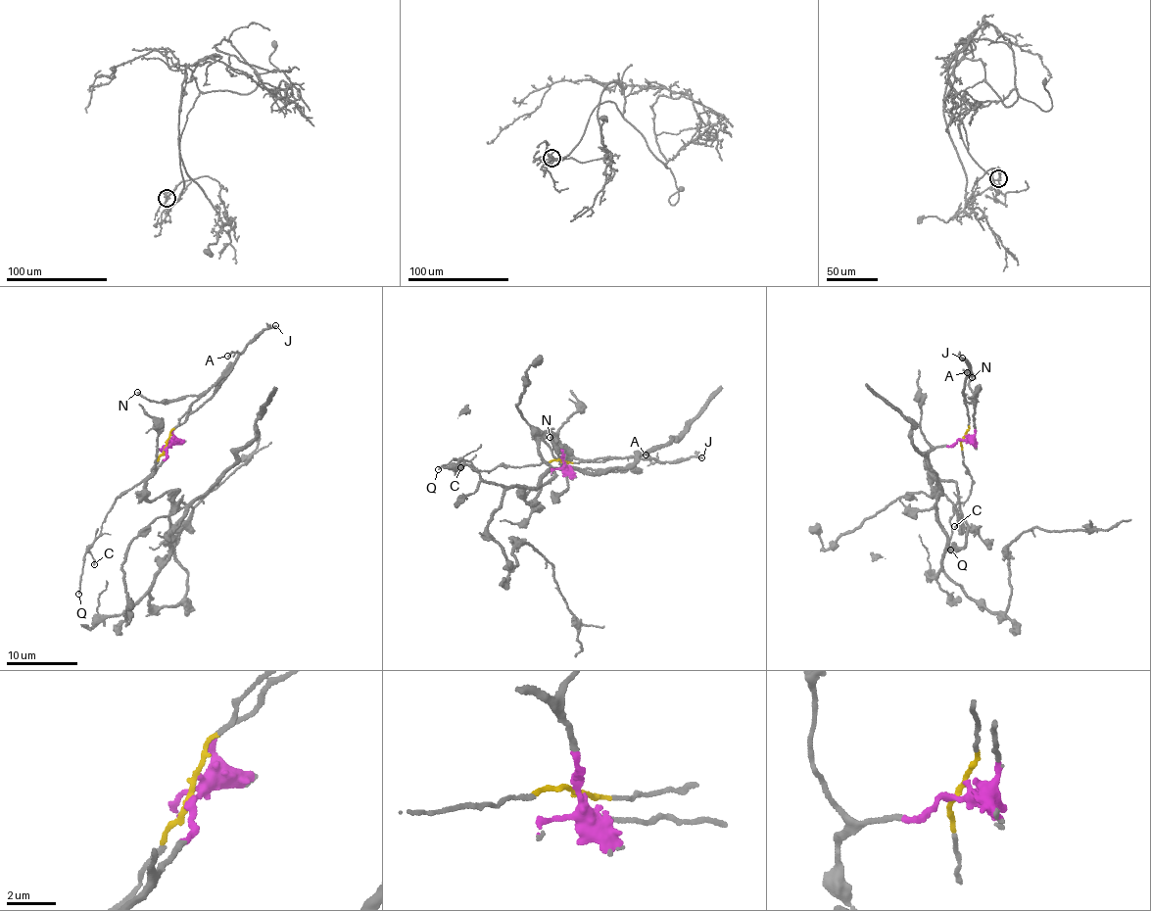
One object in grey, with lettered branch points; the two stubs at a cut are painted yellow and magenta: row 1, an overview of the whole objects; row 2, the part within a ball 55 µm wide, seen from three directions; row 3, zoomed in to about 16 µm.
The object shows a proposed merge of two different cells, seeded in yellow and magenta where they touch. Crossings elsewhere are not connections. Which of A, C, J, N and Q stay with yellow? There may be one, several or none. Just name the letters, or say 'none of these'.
A, C, J, N, Q

